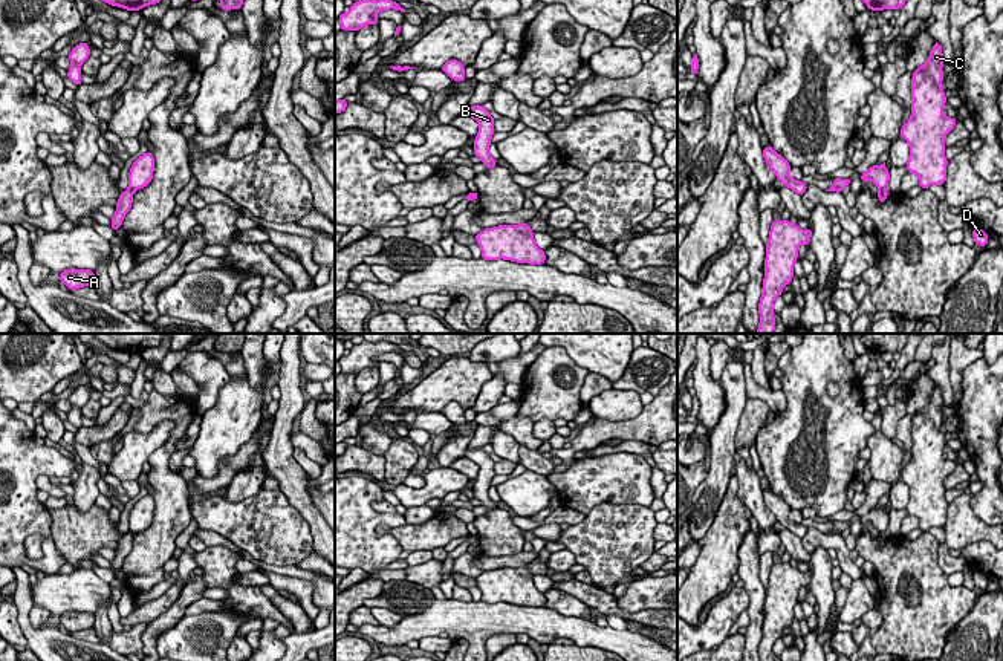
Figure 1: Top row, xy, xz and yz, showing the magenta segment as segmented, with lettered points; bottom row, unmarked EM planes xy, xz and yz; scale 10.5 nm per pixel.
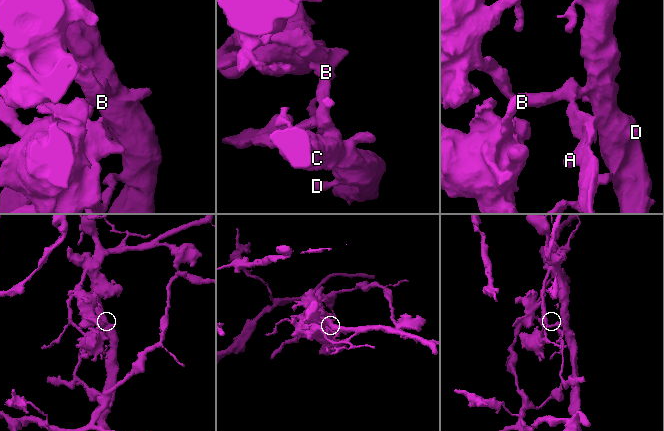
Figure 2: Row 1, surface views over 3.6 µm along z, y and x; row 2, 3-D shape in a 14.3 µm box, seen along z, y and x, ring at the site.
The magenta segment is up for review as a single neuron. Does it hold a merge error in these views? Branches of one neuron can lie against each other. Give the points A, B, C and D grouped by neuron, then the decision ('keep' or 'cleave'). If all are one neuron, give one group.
A / B C D | cleave

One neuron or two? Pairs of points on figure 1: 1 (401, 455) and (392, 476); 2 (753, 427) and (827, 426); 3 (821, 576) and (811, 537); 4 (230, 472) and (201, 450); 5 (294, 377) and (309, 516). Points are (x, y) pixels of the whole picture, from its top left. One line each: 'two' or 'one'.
1: one
2: two
3: two
4: two
5: one

